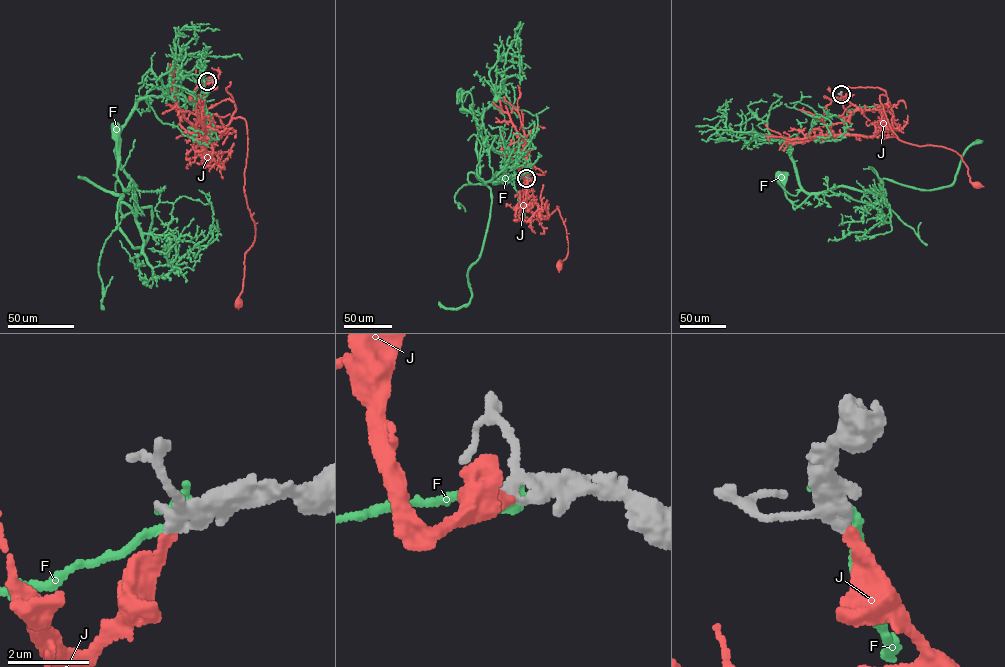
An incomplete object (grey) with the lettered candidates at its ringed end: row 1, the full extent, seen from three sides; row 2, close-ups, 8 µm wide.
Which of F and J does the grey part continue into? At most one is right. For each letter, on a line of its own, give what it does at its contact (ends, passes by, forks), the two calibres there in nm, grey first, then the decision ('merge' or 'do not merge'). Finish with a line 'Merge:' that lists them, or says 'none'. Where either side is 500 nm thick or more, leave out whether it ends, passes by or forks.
F: it ends there; 280 nm thick on the grey side, 320 nm on the other; do not merge
J: it ends there; 280 nm thick on the grey side, 240 nm on the other; merge
Merge: J

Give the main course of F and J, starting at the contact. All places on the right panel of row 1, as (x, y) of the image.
F: (841, 94), (845, 117), (818, 121), (790, 149), (800, 186), (810, 194), (794, 208), (779, 174)
J: (841, 94), (859, 108), (880, 110), (886, 95), (879, 95), (880, 101), (897, 137), (955, 151), (976, 184)

